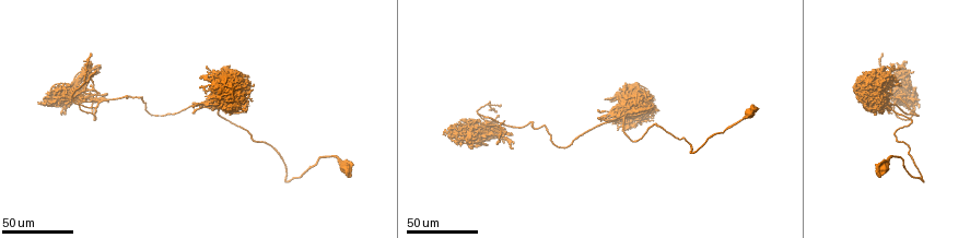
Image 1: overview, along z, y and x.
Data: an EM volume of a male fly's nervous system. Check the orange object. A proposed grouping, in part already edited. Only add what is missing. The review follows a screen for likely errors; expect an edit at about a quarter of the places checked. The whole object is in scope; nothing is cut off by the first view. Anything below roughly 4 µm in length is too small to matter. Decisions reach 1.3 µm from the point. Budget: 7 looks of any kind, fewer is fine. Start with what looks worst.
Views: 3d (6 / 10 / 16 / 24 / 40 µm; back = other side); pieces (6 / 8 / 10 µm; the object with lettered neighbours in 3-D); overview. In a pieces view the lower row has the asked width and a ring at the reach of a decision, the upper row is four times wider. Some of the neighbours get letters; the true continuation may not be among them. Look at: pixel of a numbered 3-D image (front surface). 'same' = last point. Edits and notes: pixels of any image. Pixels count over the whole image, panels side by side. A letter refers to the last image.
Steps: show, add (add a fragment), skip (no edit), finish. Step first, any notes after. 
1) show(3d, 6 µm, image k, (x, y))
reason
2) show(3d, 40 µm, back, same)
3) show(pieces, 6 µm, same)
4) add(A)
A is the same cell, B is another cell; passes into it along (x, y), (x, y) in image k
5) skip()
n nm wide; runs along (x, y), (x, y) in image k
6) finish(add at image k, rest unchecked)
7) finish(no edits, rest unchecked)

show(3d, 24 µm, image 1, (642, 107))
thin end

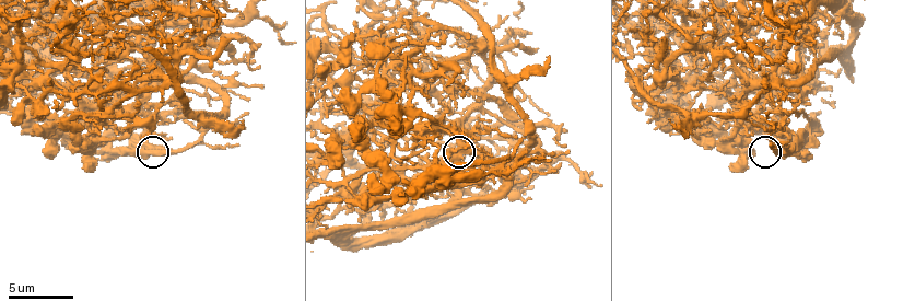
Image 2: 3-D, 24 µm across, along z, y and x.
show(pieces, 10 µm, image 2, (166, 135))

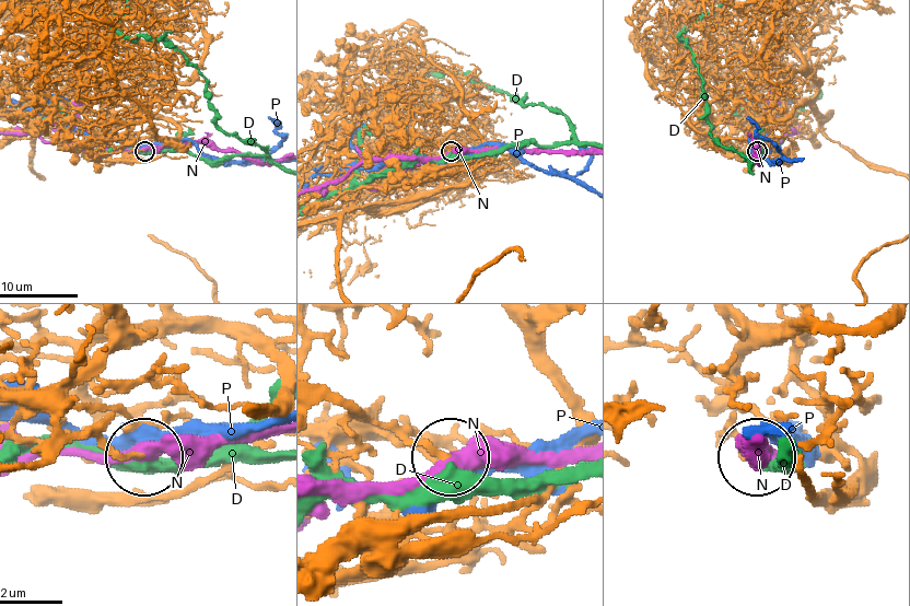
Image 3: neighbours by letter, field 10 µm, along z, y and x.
skip()
D, N and P are other cells; runs along (319, 438), (408, 432), (429, 451), (450, 453) in image 3; no lettered fragment goes on from it

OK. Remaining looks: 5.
show(3d, 24 µm, image 1, (226, 102))
an open end

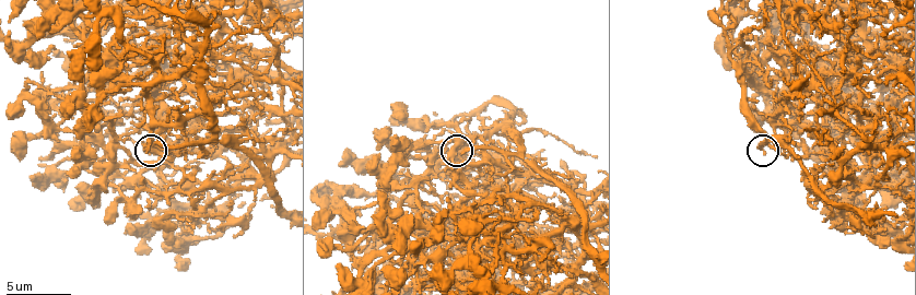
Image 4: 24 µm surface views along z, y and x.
show(pieces, 8 µm, image 4, (157, 145))

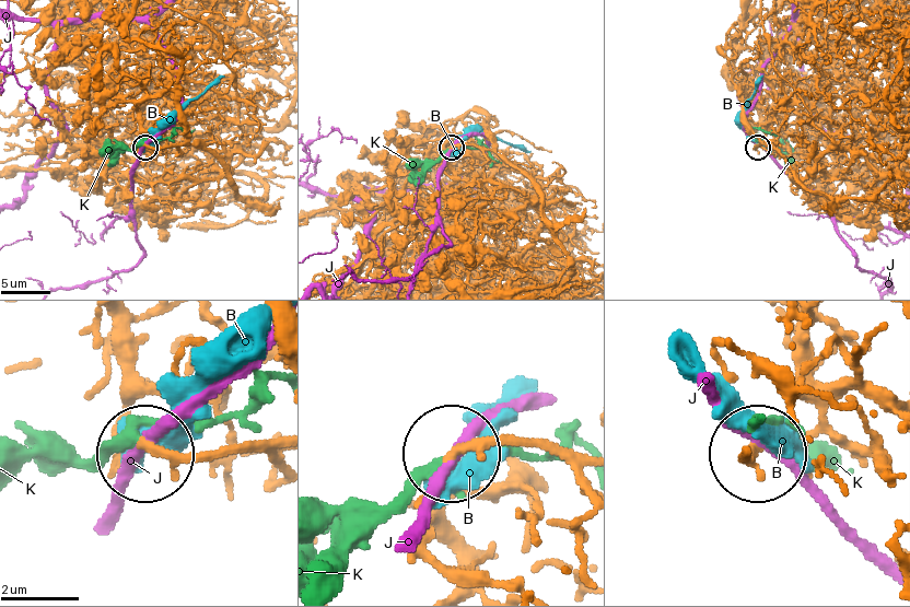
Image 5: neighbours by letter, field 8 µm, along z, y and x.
add(K)
210 nm wide; K is the same cell, B and J are other cells; the neuron continues

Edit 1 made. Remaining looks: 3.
show(overview)

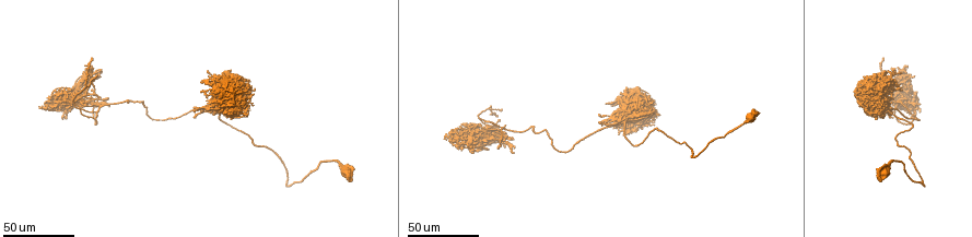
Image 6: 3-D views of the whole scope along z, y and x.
show(3d, 24 µm, image 6, (890, 83))
branch stops here

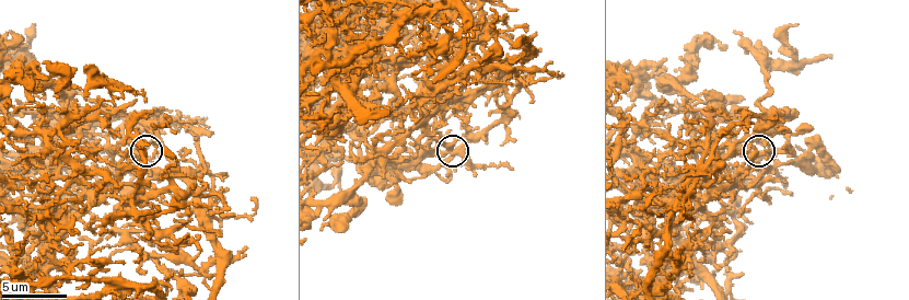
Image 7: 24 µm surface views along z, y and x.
show(pieces, 6 µm, image 7, (754, 147))

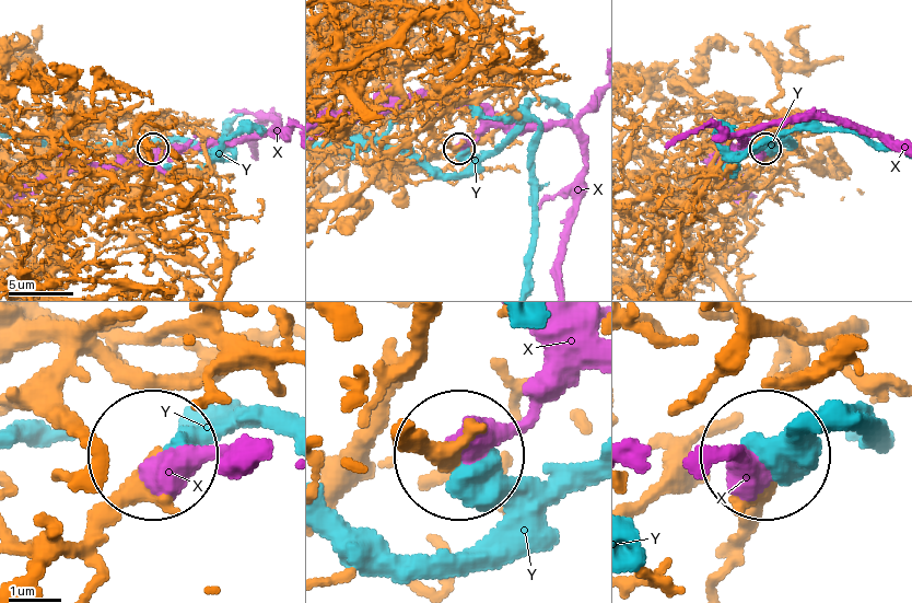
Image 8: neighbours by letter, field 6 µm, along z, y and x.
skip()
X and Y are other cells; runs along (25, 571), (65, 554), (152, 454) in image 8; no lettered fragment goes on from it

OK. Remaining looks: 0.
finish(add at image 5, rest unchecked)

